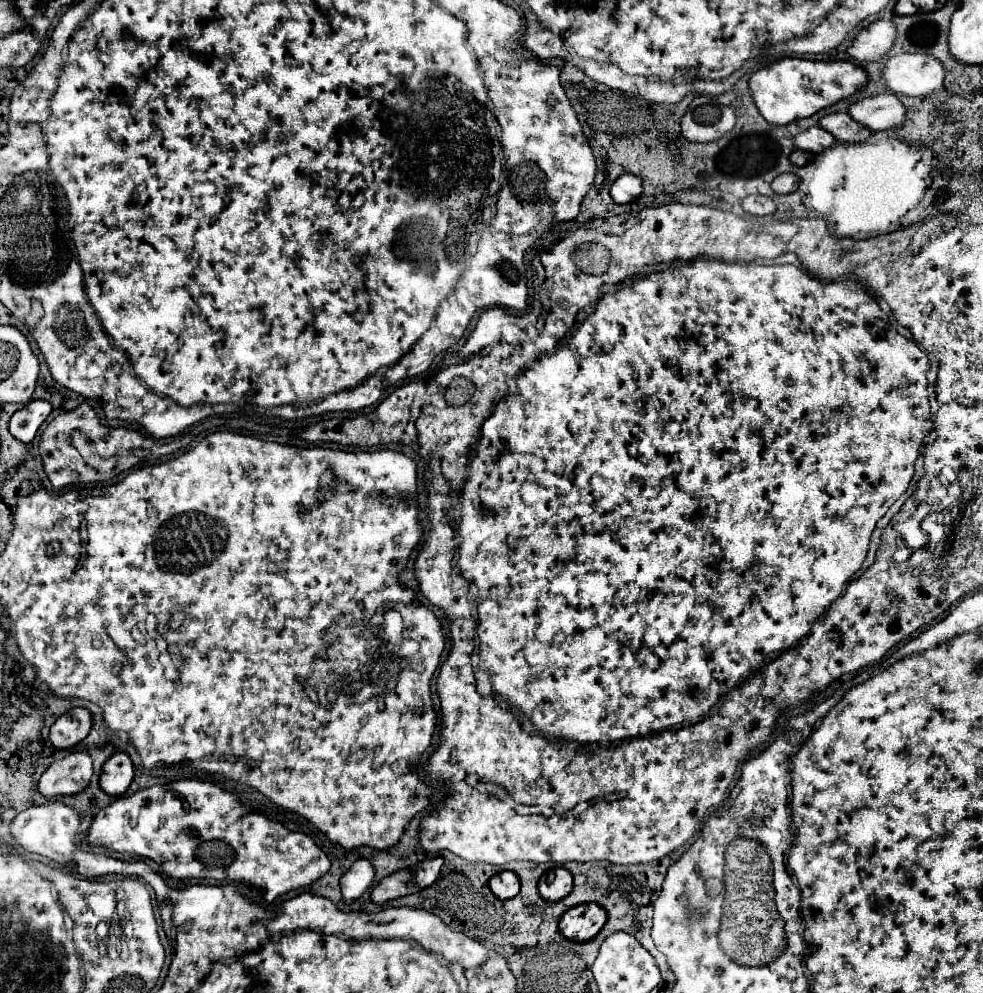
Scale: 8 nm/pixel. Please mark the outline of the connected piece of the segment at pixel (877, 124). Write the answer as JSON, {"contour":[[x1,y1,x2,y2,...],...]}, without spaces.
{"contour":[[882,93,856,101,848,113,872,131,888,131,906,119,906,107,894,93]]}

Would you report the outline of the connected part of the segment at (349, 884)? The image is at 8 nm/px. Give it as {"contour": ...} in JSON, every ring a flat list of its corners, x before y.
{"contour":[[358,859,354,865,342,875,340,879,340,889,342,897,346,903,358,899,374,881,374,867,370,865,368,859]]}

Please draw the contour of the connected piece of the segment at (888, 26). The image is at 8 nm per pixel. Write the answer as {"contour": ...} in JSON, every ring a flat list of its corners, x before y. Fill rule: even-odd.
{"contour":[[880,19,858,31,856,39,848,47,848,55,858,63,878,61,890,51,892,43,894,43,894,23]]}

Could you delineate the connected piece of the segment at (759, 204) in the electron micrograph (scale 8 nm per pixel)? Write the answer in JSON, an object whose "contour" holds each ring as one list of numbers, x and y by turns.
{"contour":[[756,195,756,197,746,197,742,201,742,207,744,211,752,213,752,215,770,215,776,211,774,207,774,201,770,197,764,197,764,195]]}

